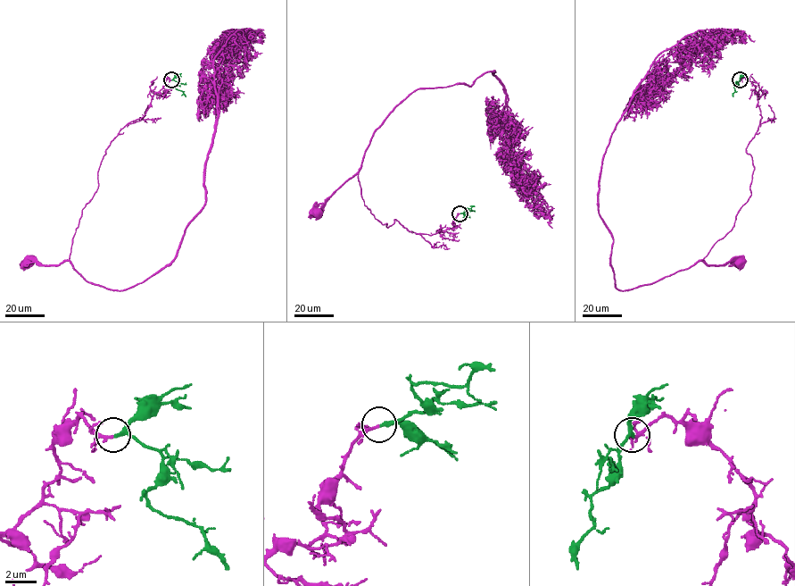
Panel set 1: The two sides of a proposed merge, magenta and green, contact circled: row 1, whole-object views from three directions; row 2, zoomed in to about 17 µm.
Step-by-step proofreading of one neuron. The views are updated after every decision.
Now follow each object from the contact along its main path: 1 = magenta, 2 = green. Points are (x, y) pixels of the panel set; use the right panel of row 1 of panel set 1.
1: (740, 79), (755, 87), (762, 117), (746, 147), (754, 167), (751, 195), (734, 225), (700, 260), (740, 263)
2: (740, 79), (732, 96)

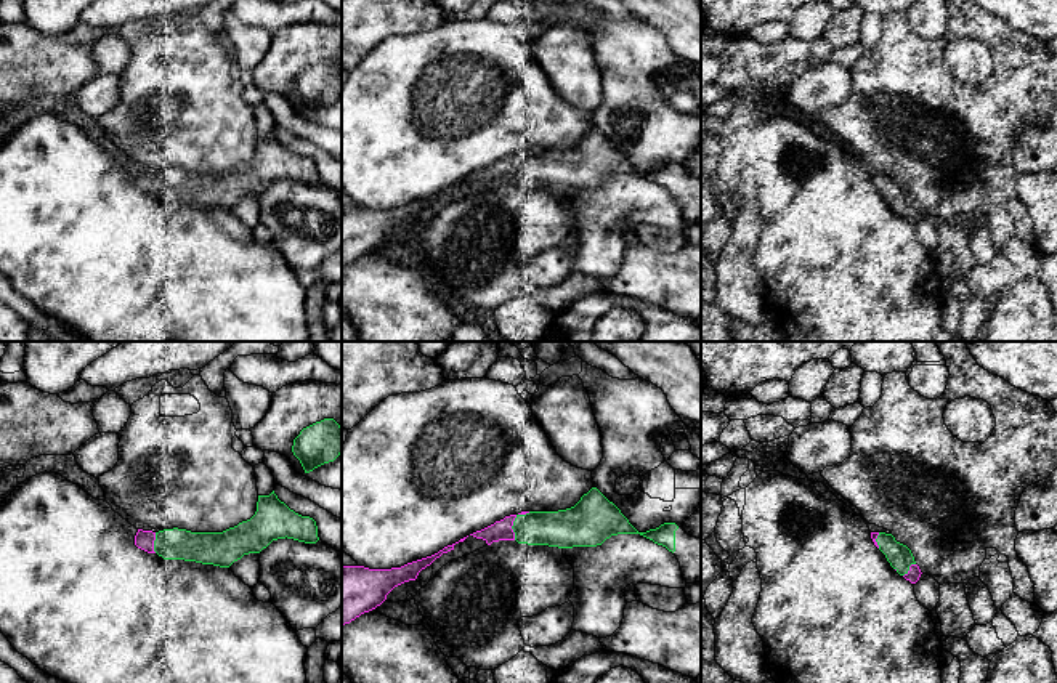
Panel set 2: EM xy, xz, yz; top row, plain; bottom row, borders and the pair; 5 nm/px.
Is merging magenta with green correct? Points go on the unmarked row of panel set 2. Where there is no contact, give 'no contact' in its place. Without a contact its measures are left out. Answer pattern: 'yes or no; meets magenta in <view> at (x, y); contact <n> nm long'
yes; meets magenta in xz at (514, 161); contact 170 nm long

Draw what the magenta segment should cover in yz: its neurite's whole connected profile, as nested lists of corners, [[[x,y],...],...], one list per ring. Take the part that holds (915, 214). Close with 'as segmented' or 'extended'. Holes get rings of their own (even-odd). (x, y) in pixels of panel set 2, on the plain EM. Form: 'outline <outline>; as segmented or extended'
outline [[[871,173],[871,180],[900,216],[903,216],[911,224],[916,224],[919,221],[922,213],[906,186],[897,183],[892,175],[885,173]]]; extended

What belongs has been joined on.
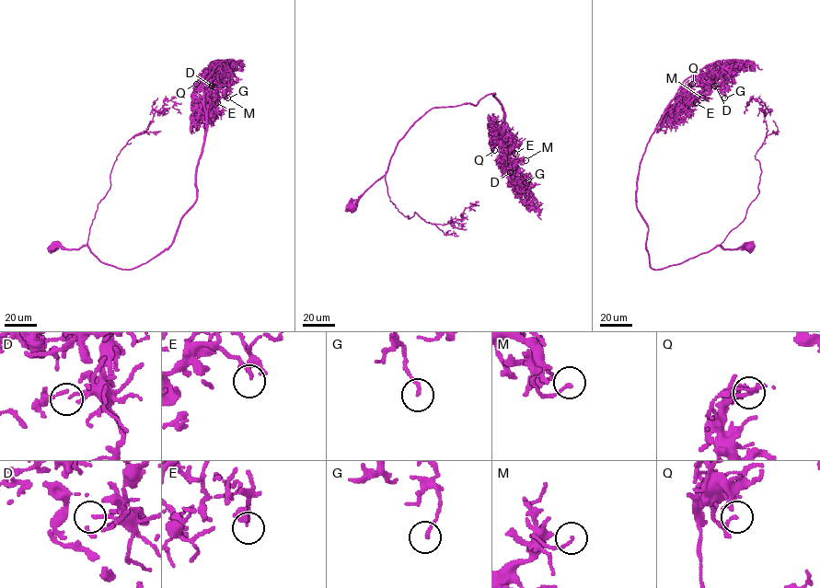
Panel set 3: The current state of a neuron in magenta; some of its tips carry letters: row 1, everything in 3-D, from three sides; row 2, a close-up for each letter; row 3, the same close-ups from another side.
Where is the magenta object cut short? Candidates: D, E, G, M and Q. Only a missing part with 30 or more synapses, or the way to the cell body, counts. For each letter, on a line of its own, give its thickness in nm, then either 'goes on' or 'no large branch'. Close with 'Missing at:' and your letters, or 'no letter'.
D: 140 nm thick; no large branch
E: 190 nm thick; no large branch
G: 140 nm thick; no large branch
M: 120 nm thick; no large branch
Q: 100 nm thick; no large branch
Missing at: no letter

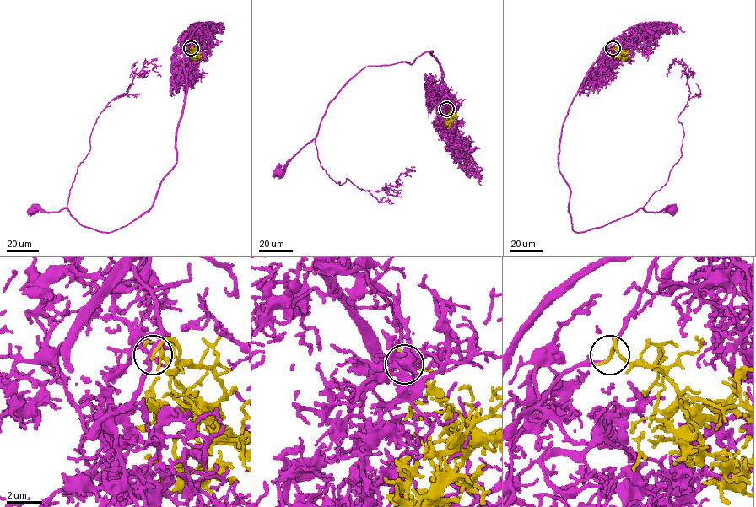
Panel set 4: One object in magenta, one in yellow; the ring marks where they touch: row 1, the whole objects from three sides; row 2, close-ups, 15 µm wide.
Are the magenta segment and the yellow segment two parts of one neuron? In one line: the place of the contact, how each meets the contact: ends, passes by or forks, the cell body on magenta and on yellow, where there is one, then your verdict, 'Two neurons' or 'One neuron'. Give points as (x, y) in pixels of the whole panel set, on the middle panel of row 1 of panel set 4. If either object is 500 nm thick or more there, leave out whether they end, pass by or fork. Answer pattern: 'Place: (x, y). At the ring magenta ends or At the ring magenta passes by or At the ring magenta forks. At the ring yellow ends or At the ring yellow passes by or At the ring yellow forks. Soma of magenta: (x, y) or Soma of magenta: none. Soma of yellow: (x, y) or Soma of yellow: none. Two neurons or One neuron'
Place: (446, 109). At the ring magenta passes by. At the ring yellow ends. Soma of magenta: (279, 173). Soma of yellow: none. One neuron

